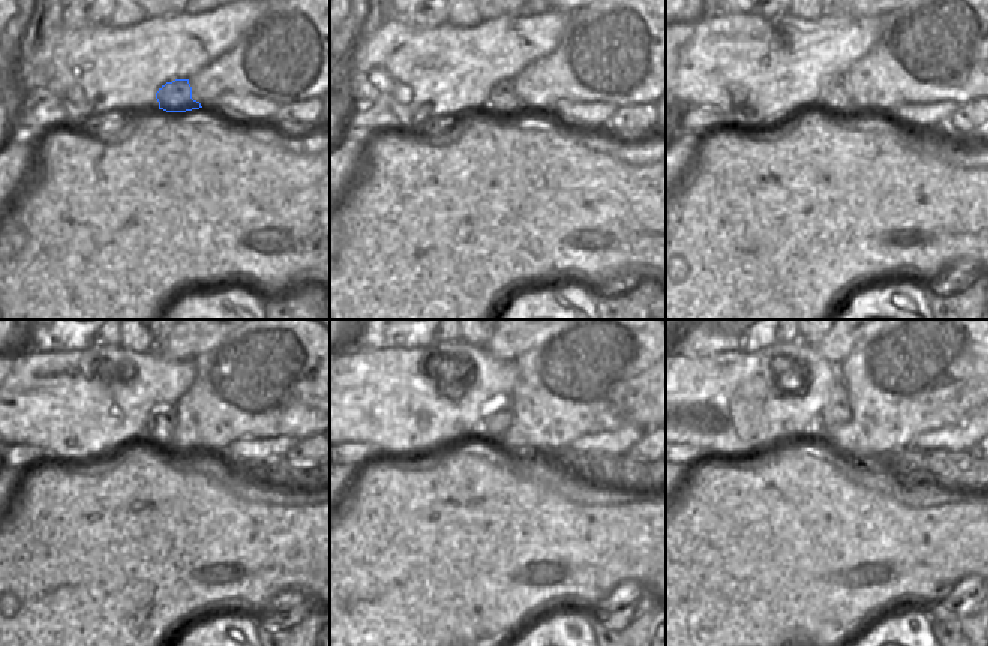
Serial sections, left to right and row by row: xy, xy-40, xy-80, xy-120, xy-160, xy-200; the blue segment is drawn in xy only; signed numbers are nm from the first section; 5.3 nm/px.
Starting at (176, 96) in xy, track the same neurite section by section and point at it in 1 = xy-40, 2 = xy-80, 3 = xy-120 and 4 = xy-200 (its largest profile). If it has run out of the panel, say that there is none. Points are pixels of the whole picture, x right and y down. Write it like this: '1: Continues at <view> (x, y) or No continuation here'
1: Continues at xy-40 (502, 99)
2: Continues at xy-80 (835, 96)
3: Continues at xy-120 (159, 430)
4: Continues at xy-200 (826, 420)

